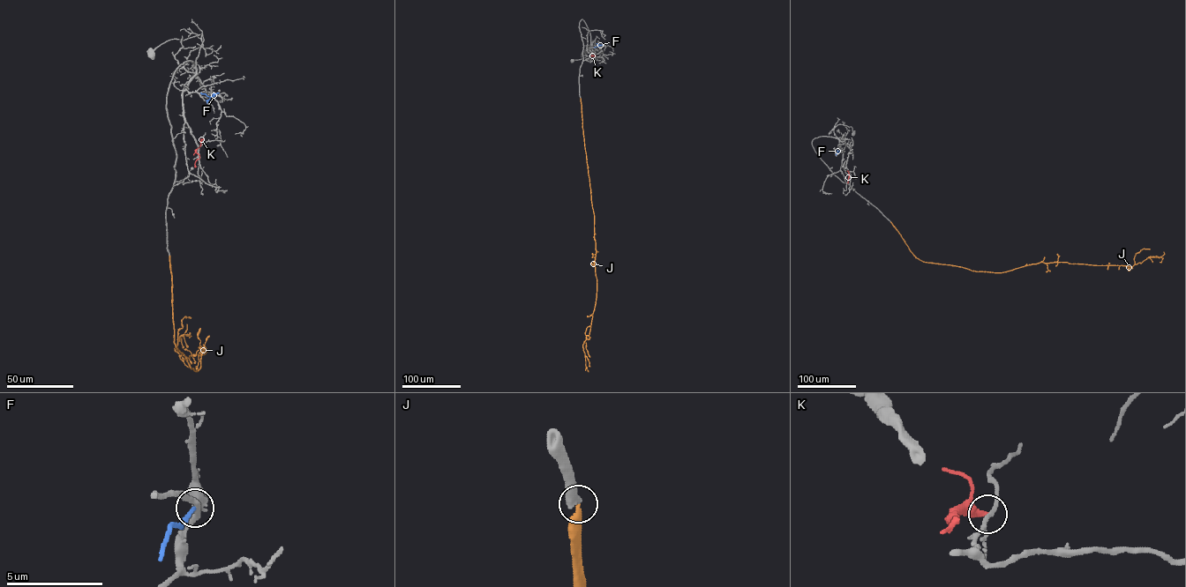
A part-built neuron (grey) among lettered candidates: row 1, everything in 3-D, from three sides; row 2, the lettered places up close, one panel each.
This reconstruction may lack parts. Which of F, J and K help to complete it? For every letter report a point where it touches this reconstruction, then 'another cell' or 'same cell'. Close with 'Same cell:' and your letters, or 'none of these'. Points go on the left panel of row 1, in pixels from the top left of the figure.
F: contact (200, 92); another cell
J: contact (169, 256); same cell
K: contact (203, 139); another cell
Same cell: J

